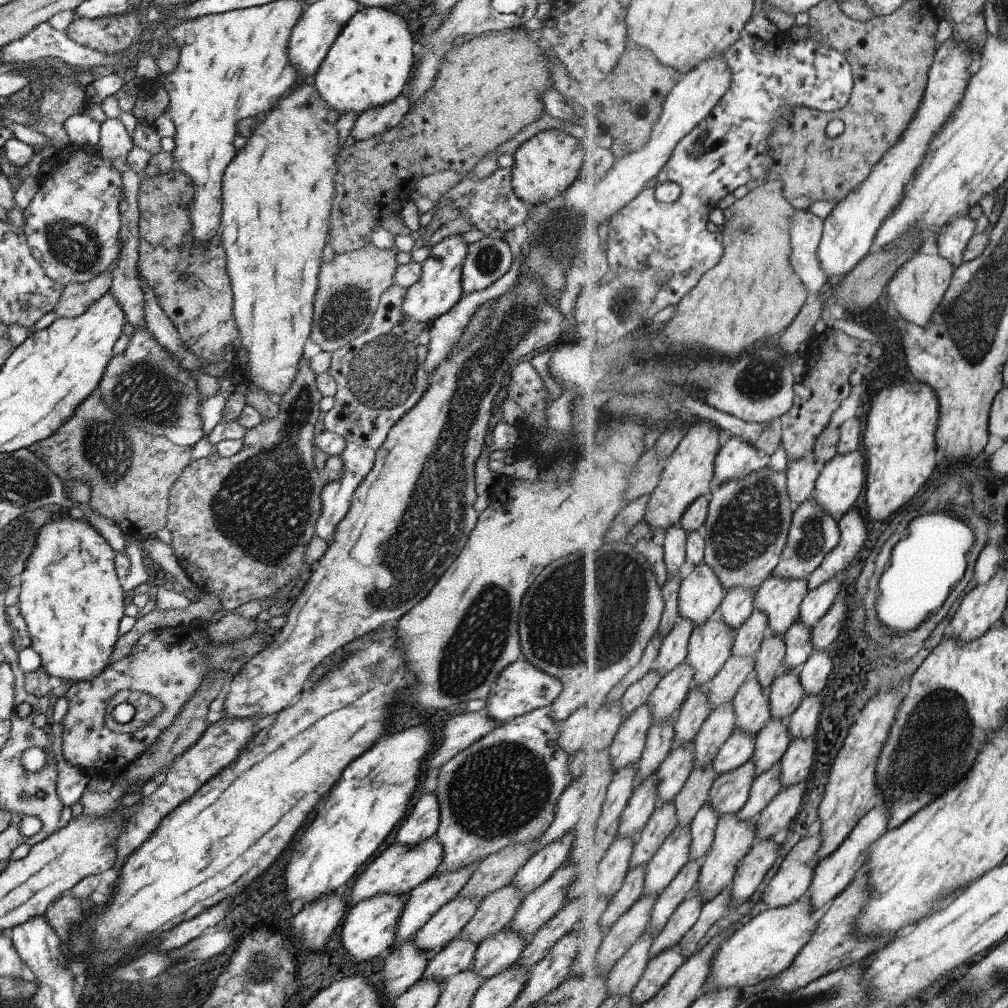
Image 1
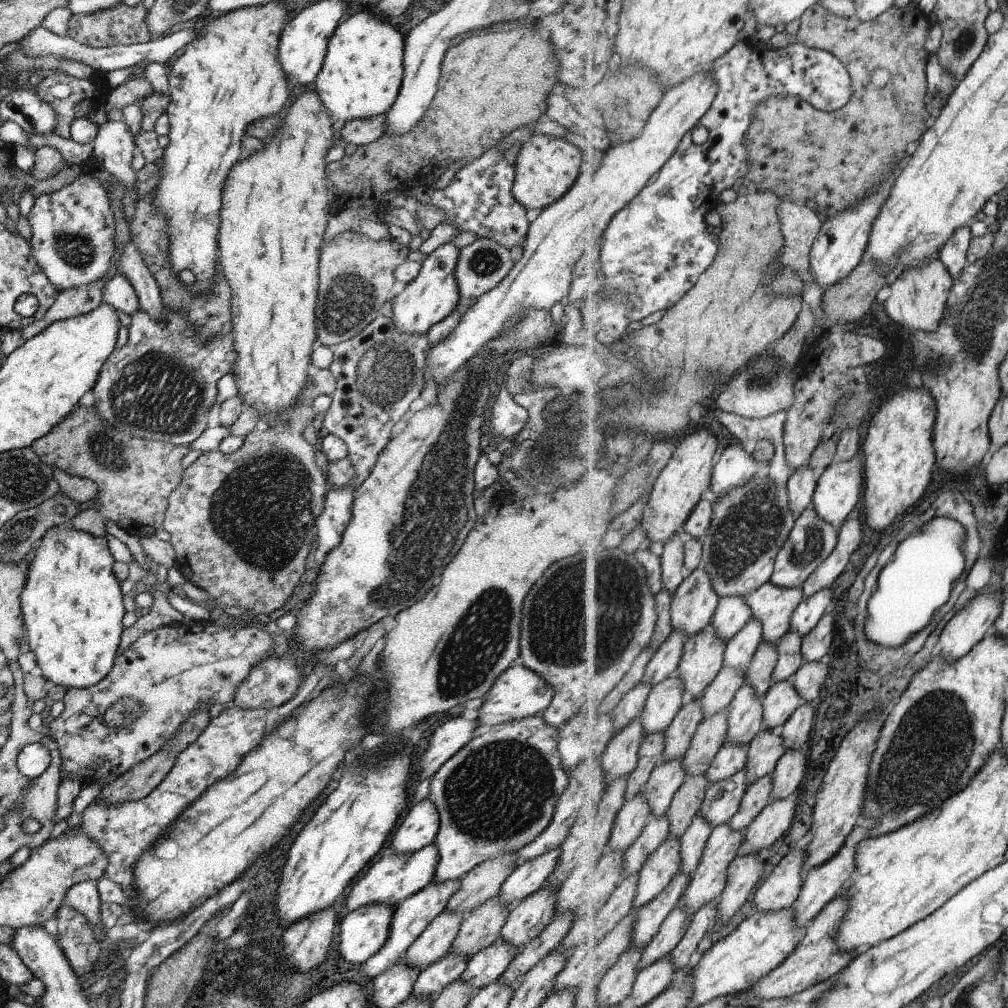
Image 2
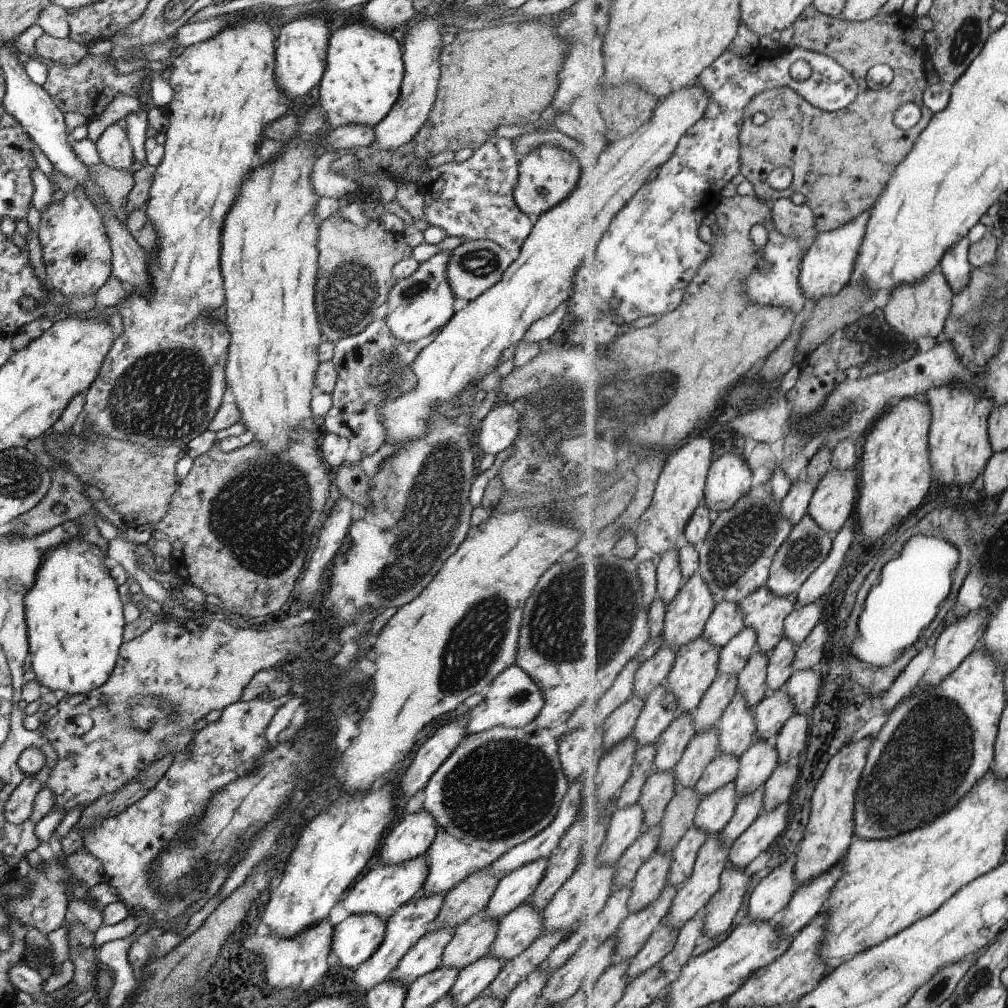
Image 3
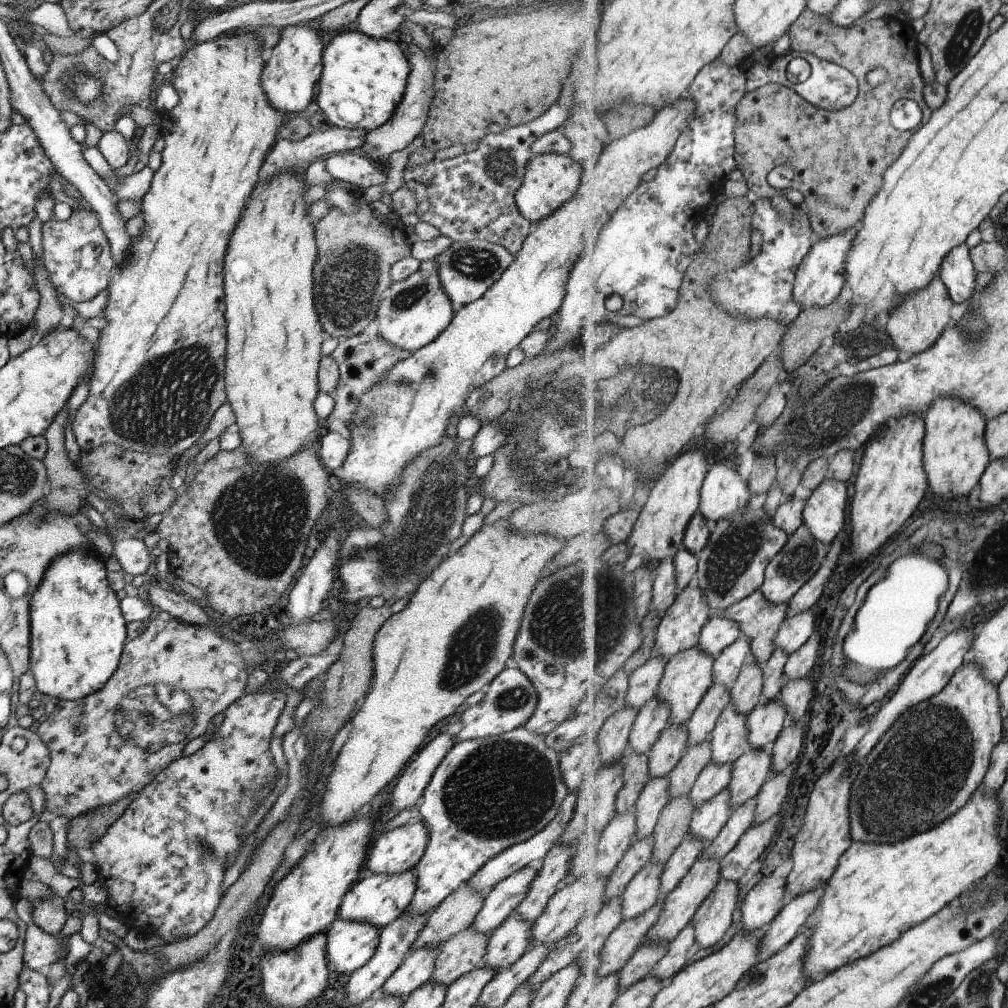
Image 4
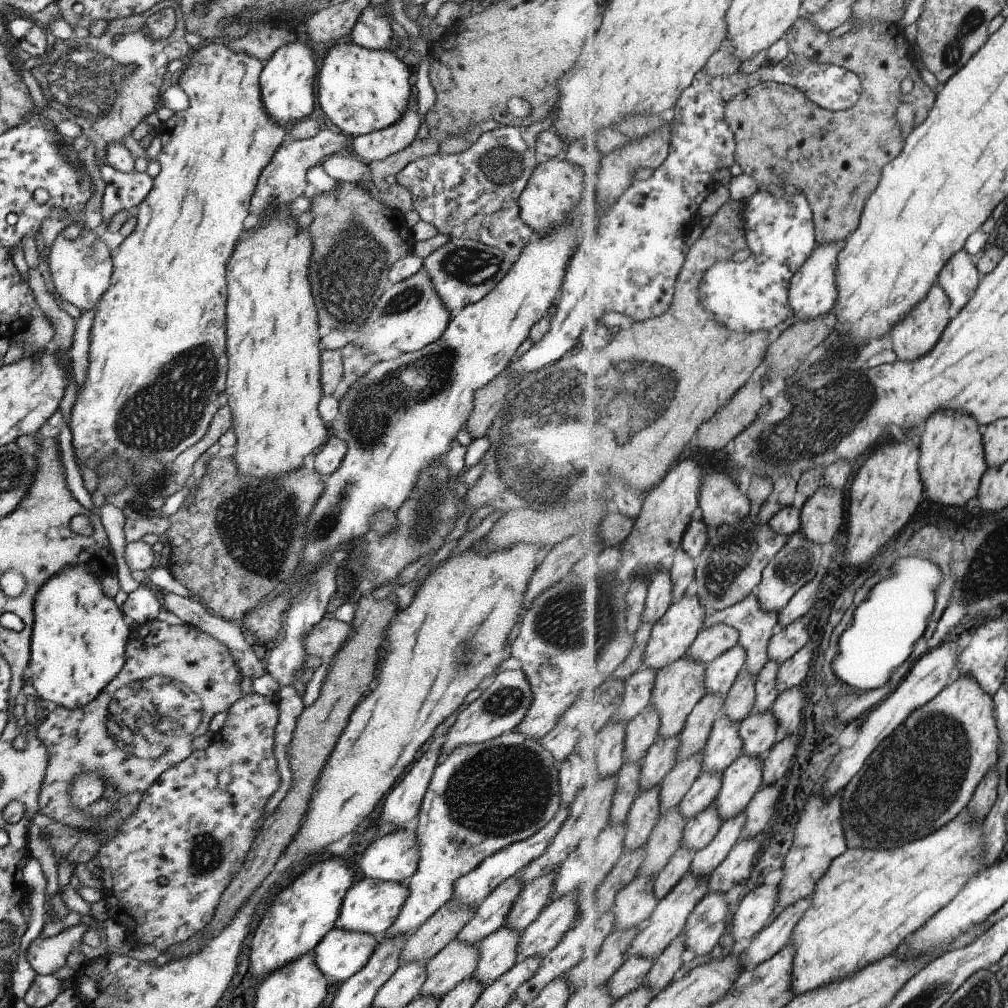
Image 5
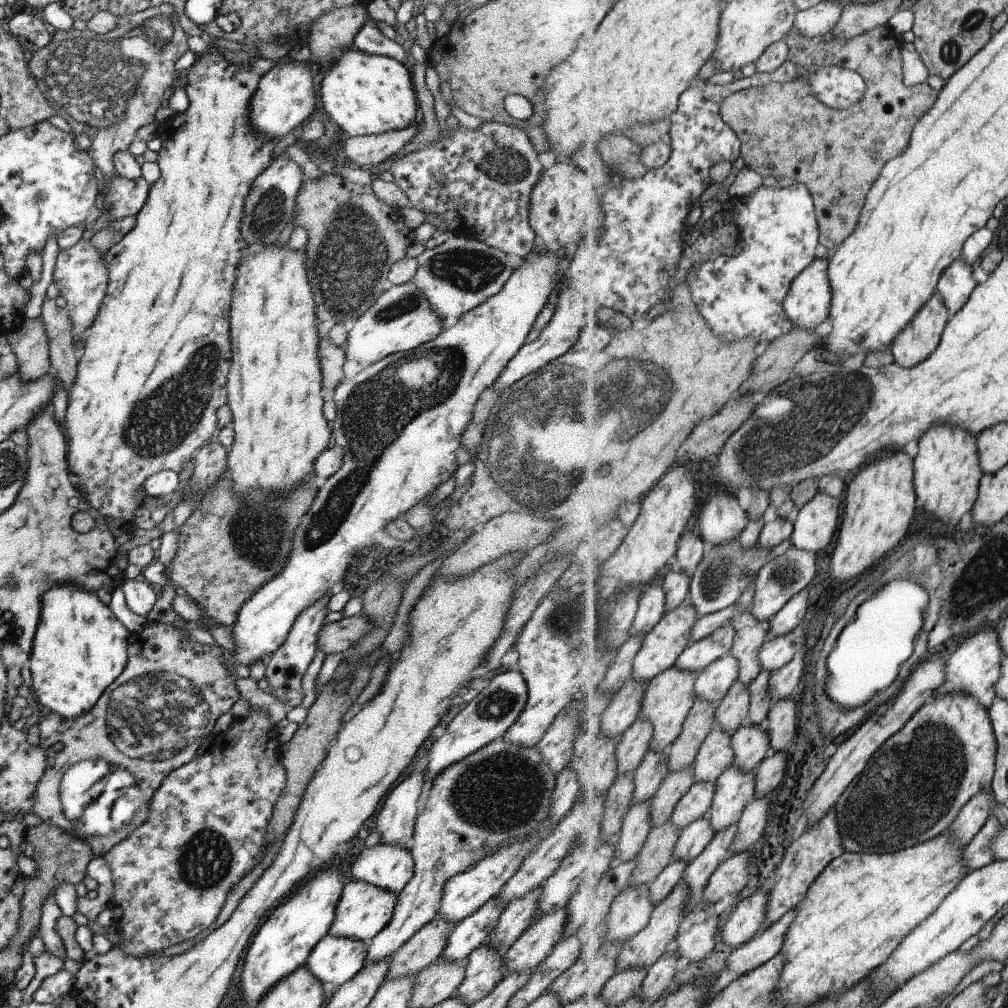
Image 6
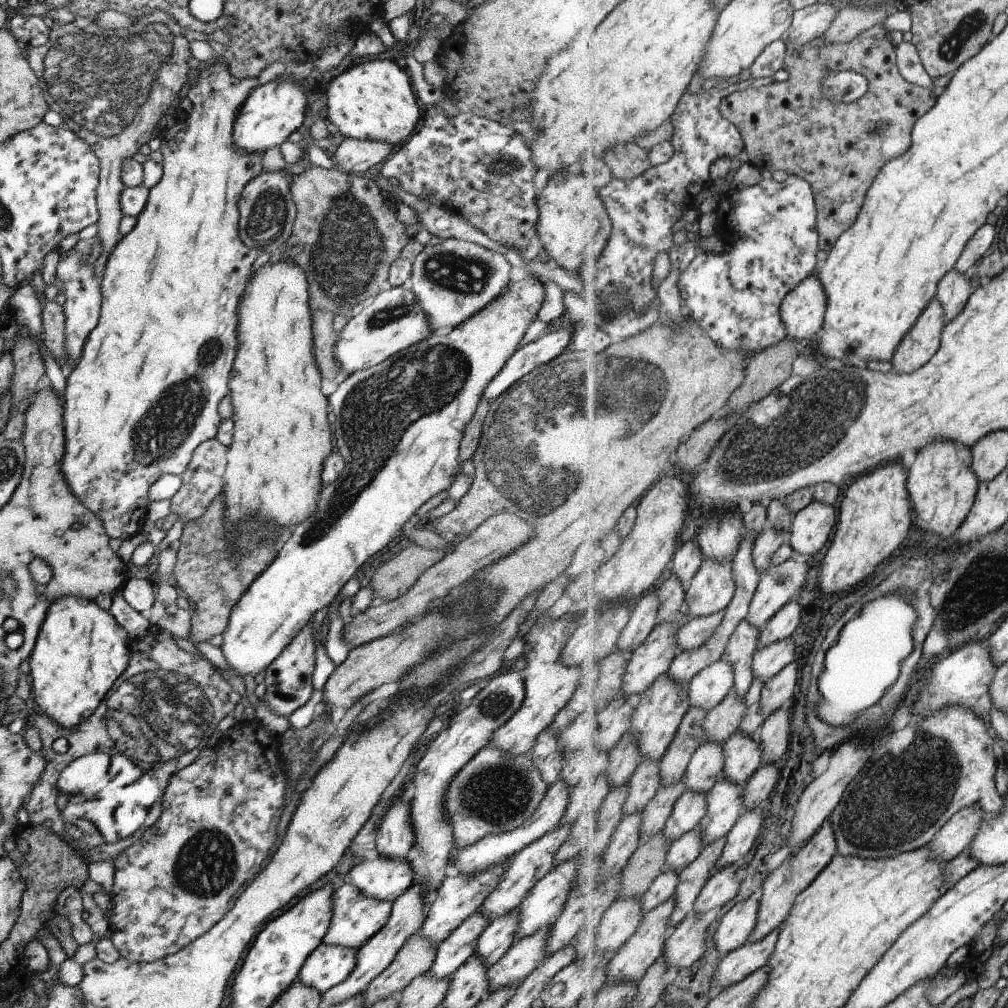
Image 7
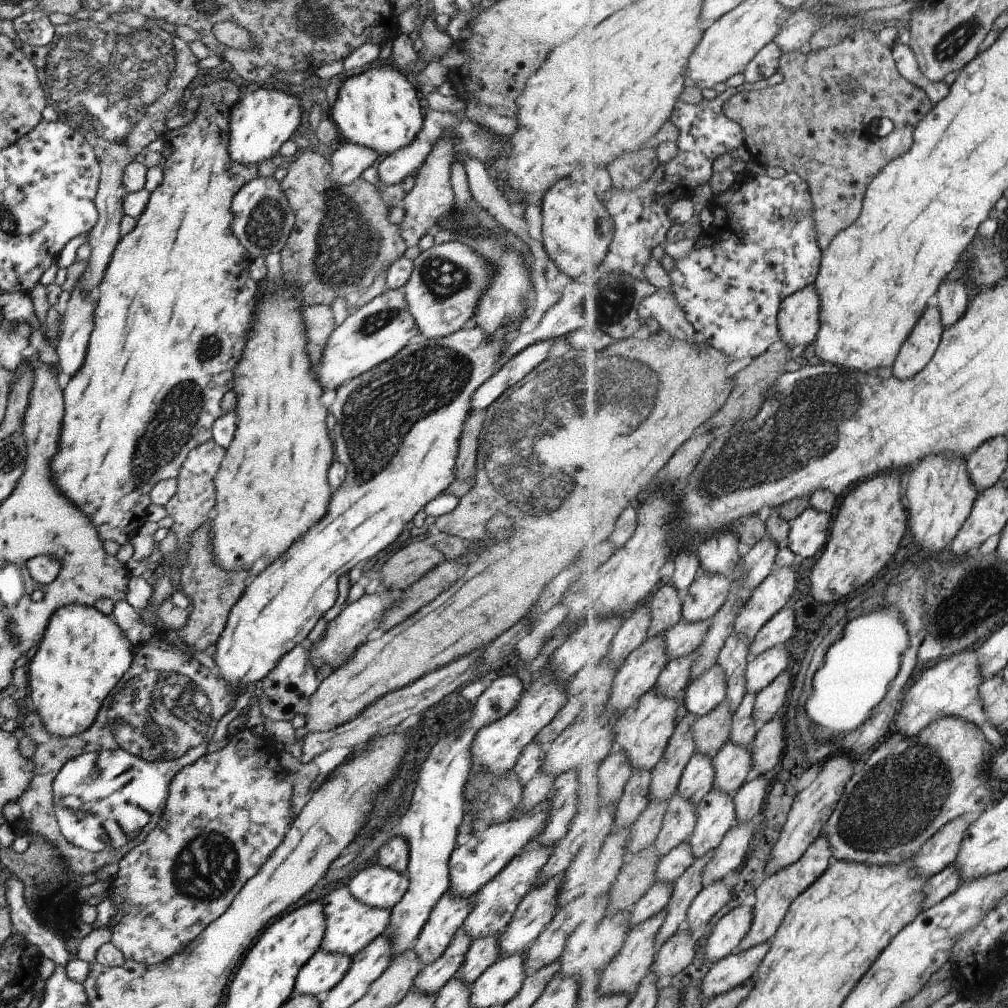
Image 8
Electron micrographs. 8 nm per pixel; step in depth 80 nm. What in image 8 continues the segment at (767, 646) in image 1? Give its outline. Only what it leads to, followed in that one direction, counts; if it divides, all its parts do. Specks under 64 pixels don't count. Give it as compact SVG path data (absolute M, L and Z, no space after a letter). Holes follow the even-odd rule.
M727 700L709 714L699 717L694 724L697 751L715 756L730 739L733 723L734 712Z

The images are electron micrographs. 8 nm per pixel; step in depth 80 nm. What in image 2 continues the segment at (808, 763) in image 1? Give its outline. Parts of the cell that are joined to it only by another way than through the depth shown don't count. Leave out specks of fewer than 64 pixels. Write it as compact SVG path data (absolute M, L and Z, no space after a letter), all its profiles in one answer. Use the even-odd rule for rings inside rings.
M789 750L773 774L774 799L789 798L798 792L807 774L808 750Z

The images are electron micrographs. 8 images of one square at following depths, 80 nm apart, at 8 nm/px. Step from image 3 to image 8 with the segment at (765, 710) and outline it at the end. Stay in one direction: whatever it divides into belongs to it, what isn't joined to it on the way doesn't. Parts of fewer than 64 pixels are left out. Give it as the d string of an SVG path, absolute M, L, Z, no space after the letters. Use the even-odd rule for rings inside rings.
M729 739L714 756L716 768L713 789L735 795L746 783L748 774L754 767L752 746L745 746Z

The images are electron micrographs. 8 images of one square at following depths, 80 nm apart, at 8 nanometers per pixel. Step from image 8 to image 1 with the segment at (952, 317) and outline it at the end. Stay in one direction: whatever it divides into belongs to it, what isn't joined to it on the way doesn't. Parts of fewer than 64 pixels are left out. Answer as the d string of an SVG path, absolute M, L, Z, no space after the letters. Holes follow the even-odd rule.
M963 216L953 220L953 224L947 224L941 230L939 236L938 250L941 256L951 261L956 268L964 263L965 252L971 242L971 238L975 236L976 220Z

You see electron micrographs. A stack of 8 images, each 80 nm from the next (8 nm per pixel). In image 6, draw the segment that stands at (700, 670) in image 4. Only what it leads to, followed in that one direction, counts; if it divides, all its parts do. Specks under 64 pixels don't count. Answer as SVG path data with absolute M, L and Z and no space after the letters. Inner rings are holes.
M679 667L668 668L665 672L659 673L649 684L646 692L641 718L649 719L654 726L651 748L656 751L665 751L673 744L674 740L683 732L688 714L698 700L696 693L696 680L701 672L686 671Z

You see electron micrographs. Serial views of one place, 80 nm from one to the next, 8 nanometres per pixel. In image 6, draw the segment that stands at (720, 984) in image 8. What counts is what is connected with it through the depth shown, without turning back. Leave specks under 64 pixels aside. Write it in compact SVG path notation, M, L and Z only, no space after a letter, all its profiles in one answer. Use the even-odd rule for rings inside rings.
M799 909L789 911L777 924L759 932L757 937L735 949L728 958L727 968L737 971L738 976L741 976L769 962L783 950L789 929L799 914Z

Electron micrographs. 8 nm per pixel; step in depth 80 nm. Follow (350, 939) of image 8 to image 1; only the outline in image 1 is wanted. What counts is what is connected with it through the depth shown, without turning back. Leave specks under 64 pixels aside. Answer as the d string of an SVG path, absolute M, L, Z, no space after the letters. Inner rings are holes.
M435 835L427 838L427 840L421 840L417 845L413 844L412 847L401 846L401 844L393 842L381 854L372 858L371 862L363 868L363 872L356 876L355 884L351 886L351 892L349 892L351 902L348 903L348 906L352 907L360 903L361 900L383 894L397 894L397 896L403 896L407 899L413 888L437 874L442 859L443 850Z

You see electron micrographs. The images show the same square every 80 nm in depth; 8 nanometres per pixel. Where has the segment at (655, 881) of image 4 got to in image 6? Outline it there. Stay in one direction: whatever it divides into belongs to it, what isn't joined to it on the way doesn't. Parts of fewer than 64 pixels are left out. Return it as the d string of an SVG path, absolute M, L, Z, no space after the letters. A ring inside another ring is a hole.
M651 884L629 886L617 896L606 920L609 926L606 940L626 942L649 924L652 912L656 907L650 897L650 887Z

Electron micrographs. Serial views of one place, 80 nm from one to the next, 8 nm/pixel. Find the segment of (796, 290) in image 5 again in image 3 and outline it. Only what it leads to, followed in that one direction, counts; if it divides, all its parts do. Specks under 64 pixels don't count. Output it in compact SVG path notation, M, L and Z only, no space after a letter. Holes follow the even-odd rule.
M868 210L857 216L857 220L851 220L841 228L823 232L818 236L804 257L800 273L800 286L807 301L817 300L823 296L835 296L852 281L853 270L861 251L861 244L864 244L870 217L871 210Z

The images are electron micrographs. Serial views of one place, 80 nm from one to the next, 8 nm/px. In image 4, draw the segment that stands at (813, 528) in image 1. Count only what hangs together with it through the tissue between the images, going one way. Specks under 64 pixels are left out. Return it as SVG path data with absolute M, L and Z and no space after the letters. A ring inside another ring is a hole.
M803 524L795 534L788 537L788 544L779 552L766 569L765 583L761 586L765 598L773 604L789 603L801 588L819 572L827 556L827 544L817 540L807 524Z

